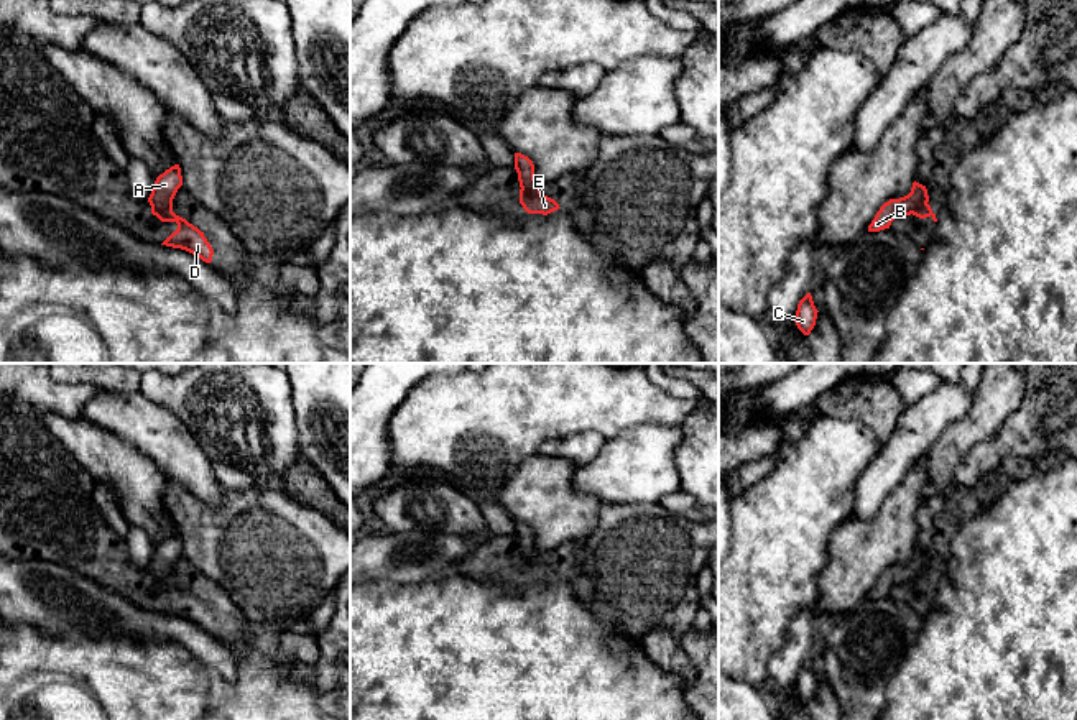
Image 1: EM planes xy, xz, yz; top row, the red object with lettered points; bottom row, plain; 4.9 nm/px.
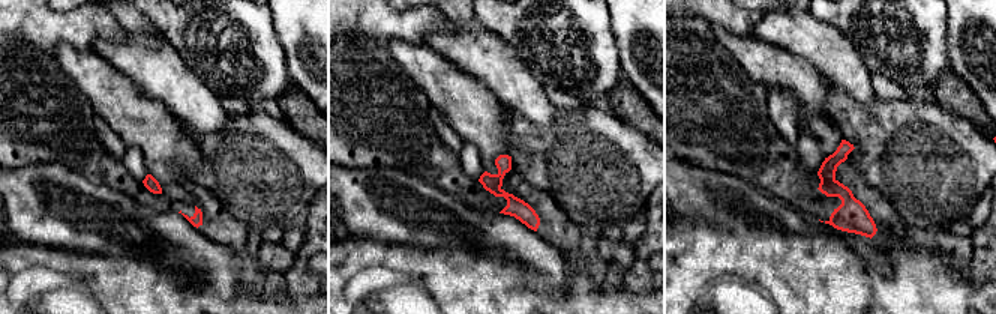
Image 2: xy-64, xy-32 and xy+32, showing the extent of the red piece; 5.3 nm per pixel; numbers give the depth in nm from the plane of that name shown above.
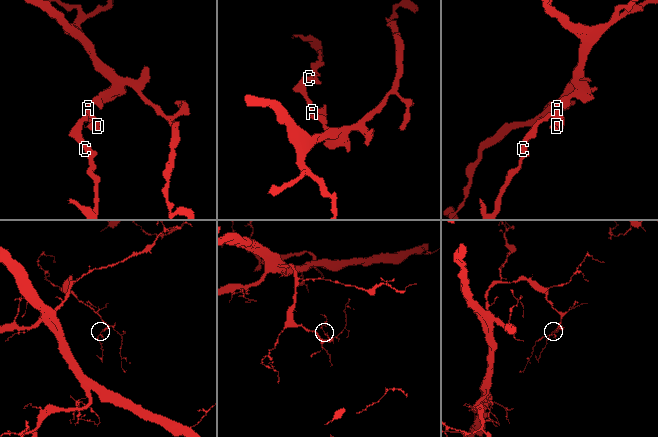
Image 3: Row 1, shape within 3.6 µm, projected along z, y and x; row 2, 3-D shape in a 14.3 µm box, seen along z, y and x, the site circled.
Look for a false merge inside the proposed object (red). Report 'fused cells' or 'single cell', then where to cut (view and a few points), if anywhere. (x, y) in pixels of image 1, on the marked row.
fused cells | xy (152, 206), (158, 211), (171, 211)

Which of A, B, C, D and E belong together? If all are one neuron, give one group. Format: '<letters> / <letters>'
A B C / D E

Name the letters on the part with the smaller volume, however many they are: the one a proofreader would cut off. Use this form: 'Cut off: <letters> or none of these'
Cut off: D, E

